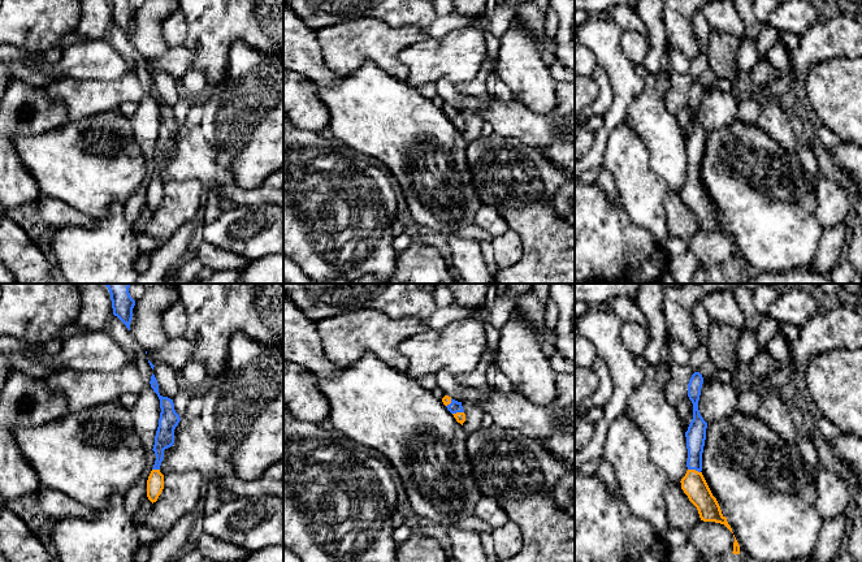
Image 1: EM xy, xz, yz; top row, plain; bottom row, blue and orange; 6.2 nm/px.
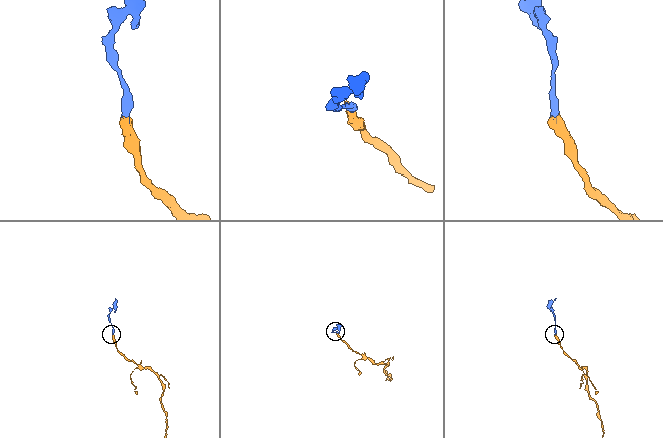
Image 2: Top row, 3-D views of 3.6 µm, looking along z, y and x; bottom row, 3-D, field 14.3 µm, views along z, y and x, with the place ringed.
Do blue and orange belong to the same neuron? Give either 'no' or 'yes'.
yes

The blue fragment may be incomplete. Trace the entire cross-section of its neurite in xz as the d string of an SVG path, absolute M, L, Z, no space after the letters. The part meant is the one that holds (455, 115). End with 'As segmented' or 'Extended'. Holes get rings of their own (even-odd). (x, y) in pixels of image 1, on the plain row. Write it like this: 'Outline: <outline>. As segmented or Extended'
Outline: M445 104L442 107L442 111L447 116L447 118L454 124L456 130L463 134L463 131L465 130L465 122L464 122L462 111L458 111L449 104Z. Extended

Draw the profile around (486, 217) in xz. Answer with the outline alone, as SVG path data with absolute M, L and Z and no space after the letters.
M486 204L481 206L475 213L475 225L494 237L502 235L510 230L504 219L494 208Z

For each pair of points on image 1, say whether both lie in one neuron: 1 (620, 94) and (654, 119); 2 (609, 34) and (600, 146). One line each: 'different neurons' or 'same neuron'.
1: different neurons
2: same neuron

